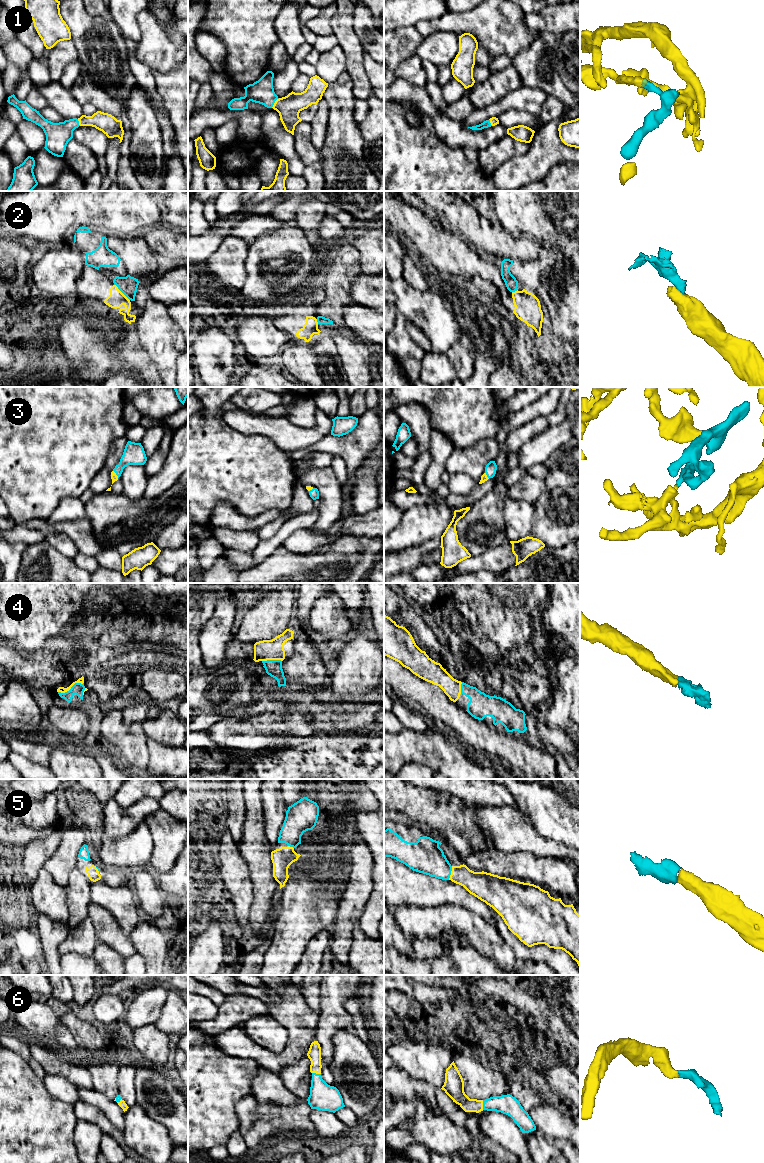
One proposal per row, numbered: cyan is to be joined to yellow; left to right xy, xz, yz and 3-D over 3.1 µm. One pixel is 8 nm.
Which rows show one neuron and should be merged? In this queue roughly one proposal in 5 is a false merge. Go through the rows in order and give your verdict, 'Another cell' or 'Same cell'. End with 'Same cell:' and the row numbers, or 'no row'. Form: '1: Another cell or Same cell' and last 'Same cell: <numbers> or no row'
1: Same cell
2: Another cell
3: Same cell
4: Same cell
5: Same cell
6: Same cell
Same cell: 1, 3, 4, 5, 6

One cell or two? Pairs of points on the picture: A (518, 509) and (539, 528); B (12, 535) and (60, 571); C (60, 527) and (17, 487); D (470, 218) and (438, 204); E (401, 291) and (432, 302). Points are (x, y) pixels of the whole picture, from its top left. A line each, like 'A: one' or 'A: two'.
A: two
B: two
C: two
D: one
E: one

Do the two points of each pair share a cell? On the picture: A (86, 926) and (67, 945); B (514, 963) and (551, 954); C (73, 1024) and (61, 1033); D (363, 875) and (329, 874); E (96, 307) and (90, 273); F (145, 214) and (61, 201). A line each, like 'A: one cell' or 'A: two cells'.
A: one cell
B: two cells
C: two cells
D: two cells
E: one cell
F: one cell

